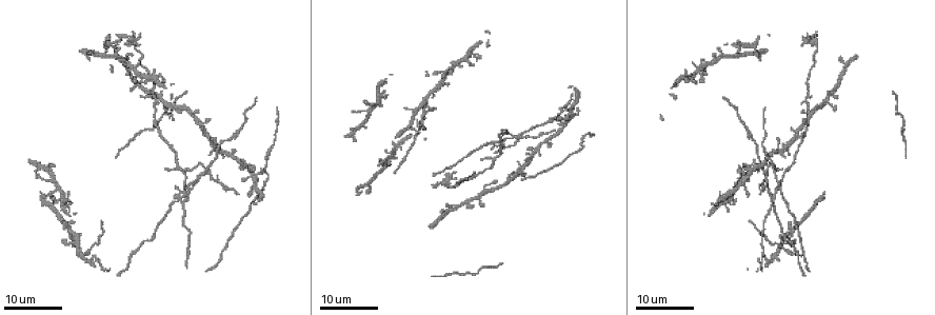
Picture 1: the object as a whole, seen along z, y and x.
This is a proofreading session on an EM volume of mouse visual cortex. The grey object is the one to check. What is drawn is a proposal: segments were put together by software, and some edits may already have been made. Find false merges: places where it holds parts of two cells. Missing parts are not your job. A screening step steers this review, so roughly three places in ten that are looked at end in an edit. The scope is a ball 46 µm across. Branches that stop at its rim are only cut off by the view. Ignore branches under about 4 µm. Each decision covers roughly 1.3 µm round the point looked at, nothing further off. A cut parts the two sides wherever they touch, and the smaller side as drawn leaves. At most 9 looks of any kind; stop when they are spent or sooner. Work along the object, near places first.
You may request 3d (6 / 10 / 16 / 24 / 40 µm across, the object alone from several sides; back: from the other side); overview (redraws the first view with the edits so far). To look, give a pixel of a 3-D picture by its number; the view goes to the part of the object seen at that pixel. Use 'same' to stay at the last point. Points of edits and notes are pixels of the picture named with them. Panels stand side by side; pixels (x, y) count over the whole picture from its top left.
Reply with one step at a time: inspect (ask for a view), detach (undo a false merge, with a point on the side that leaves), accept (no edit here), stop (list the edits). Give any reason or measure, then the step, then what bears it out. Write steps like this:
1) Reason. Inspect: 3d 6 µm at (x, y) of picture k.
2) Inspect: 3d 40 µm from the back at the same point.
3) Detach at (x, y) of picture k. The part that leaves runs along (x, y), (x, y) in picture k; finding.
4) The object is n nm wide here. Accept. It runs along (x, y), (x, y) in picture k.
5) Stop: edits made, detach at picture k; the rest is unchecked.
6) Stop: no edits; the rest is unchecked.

Four-way junction. Inspect: 3d 16 µm at (561, 129) of picture 1.

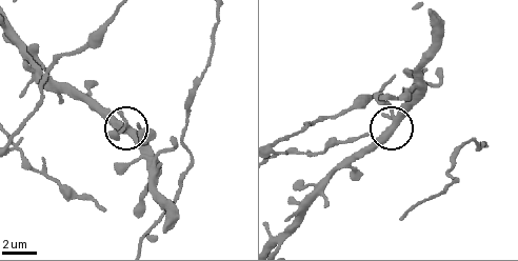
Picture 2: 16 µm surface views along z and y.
Inspect: 3d 10 µm at (129, 128) of picture 2.

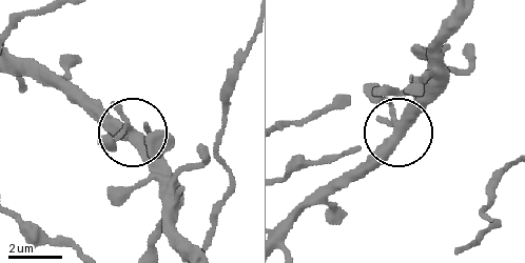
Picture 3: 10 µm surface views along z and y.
Inspect: 3d 10 µm from the back at (131, 134) of picture 3.

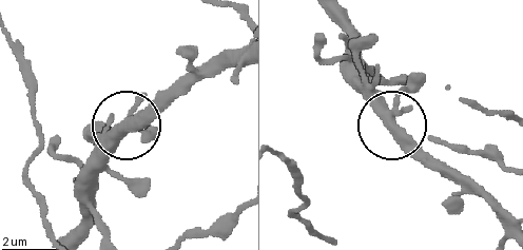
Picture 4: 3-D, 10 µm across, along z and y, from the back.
The side arm is 31 µm long. Accept. Continuous, no second cell.

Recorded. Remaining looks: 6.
Inspect: 3d 16 µm at (772, 203) of picture 1.

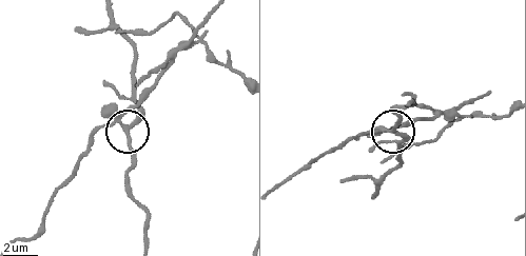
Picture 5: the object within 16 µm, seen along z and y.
Inspect: 3d 6 µm at (127, 128) of picture 5.

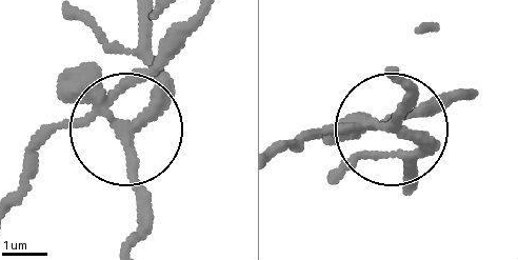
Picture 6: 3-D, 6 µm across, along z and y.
The object is 210 nm wide here. Detach at (127, 52) of picture 6. A second cell is stuck on.

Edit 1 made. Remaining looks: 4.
Inspect: overview.

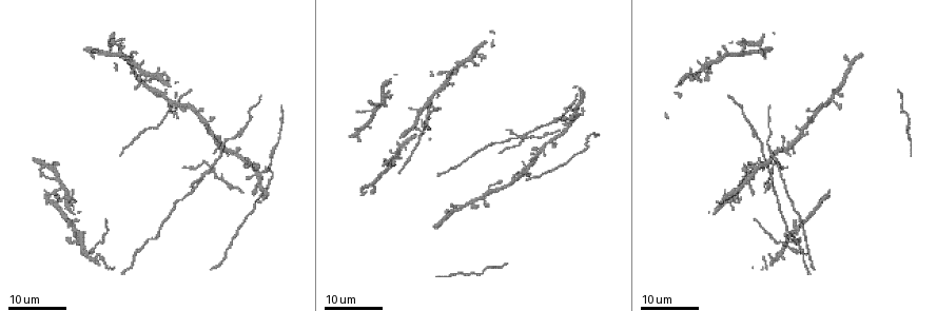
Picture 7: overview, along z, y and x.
Small branch off a trunk. Inspect: 3d 16 µm at (768, 168) of picture 7.

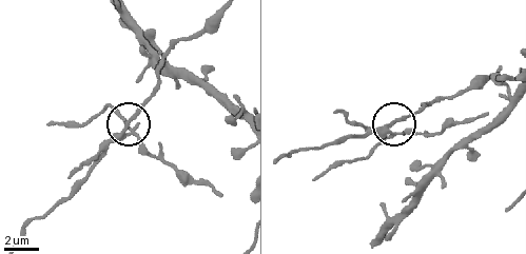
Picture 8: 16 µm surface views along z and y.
Closer look. Inspect: 3d 6 µm at (126, 127) of picture 8.

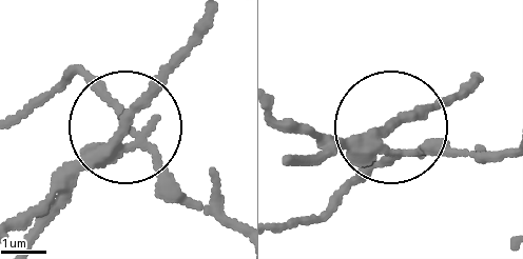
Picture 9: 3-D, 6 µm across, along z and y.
The side arm is 20 µm long. Detach at (392, 163) of picture 9. The part that leaves runs along (359, 150), (503, 150) in picture 9; two cells meet here.

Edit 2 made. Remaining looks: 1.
Stop: edits made, detach at picture 6, detach at picture 9; the rest is unchecked.

